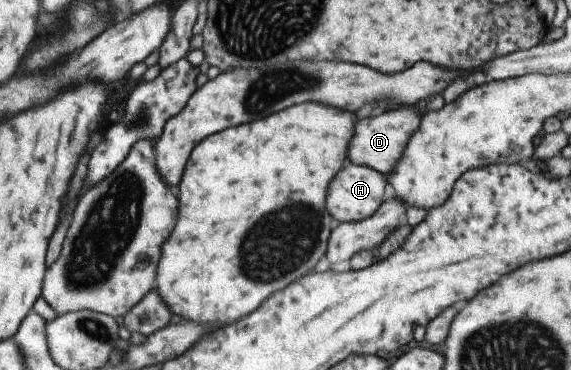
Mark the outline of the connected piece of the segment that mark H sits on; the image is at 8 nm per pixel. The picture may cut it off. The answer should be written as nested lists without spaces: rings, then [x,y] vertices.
[[[346,162],[330,182],[325,199],[325,210],[339,223],[359,222],[377,212],[382,203],[382,195],[387,180],[372,168]]]

